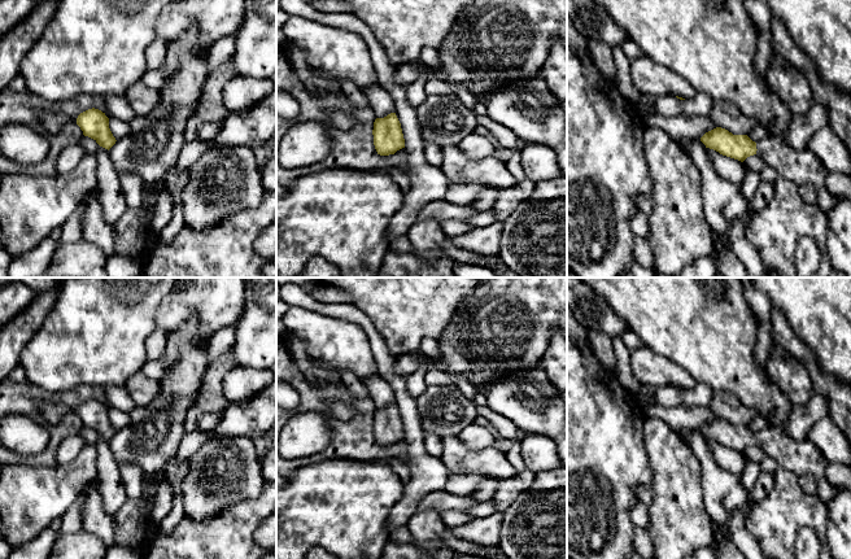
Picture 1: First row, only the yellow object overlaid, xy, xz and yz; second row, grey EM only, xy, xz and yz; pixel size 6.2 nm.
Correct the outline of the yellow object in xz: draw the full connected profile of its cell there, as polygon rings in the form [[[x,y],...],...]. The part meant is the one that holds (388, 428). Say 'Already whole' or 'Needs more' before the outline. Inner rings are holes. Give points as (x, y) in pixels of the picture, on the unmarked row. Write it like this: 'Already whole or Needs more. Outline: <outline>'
Already whole. Outline: [[[390,403],[384,409],[376,409],[374,412],[374,436],[380,446],[394,445],[405,438],[405,429],[401,414],[396,403]]]

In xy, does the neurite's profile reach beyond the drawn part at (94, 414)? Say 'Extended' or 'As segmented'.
As segmented

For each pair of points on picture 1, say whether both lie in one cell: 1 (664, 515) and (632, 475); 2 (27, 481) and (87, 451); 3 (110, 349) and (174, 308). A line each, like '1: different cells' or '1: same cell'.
1: different cells
2: same cell
3: different cells

